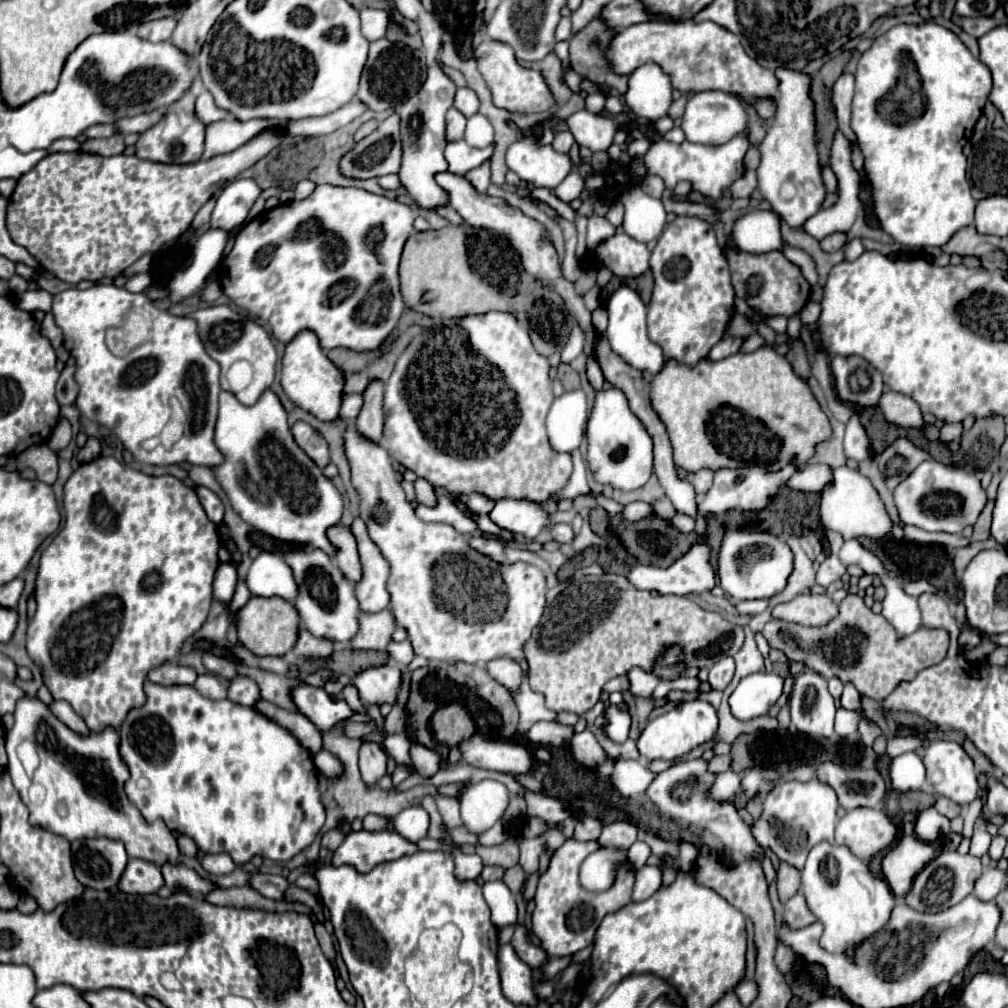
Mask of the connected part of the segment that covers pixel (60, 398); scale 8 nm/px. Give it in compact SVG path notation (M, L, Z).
M65 366L65 370L59 376L59 382L57 382L57 402L61 406L63 404L75 404L79 386L77 386L73 374L75 374L75 368L73 366Z

